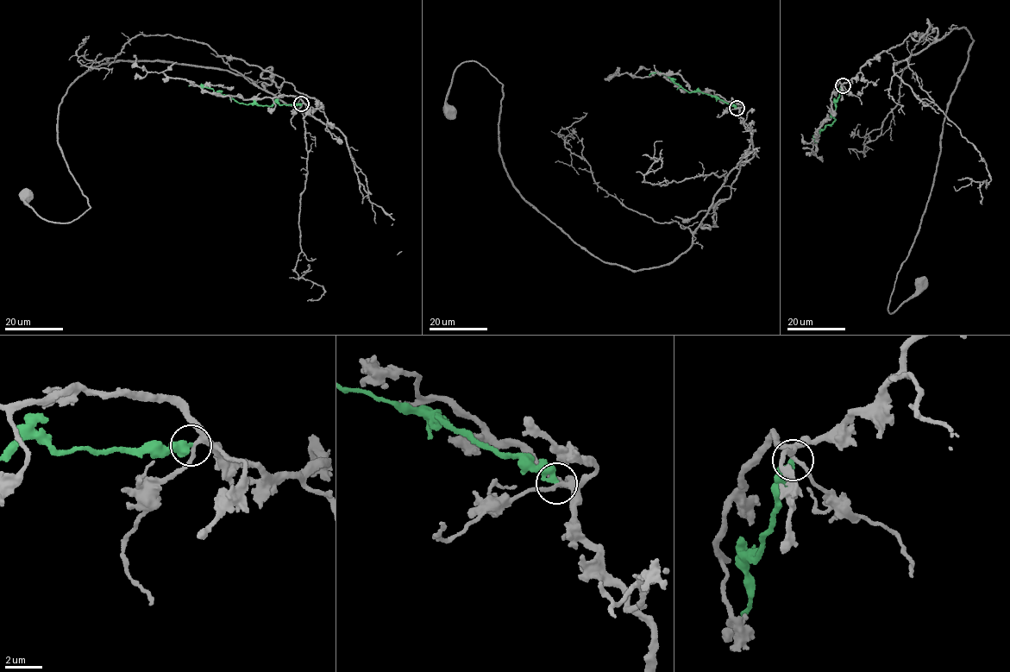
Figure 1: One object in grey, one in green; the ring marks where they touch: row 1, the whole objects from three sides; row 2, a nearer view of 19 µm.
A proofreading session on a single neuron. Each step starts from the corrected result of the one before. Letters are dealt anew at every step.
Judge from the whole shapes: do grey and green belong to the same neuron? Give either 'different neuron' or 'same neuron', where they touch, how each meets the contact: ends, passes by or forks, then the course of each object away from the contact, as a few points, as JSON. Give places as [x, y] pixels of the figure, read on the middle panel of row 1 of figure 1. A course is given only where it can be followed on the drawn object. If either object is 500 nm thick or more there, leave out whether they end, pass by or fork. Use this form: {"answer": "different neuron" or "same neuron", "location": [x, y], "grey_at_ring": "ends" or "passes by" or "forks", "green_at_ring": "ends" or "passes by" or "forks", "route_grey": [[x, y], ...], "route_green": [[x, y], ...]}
{"answer": "different neuron", "location": [737, 108], "grey_at_ring": "forks", "green_at_ring": "ends", "route_grey": [[737, 108], [752, 138], [717, 226], [632, 271], [517, 191], [502, 84], [479, 63], [455, 70], [451, 110]], "route_green": [[737, 108], [715, 97], [698, 91], [689, 92], [662, 73], [649, 75]]}

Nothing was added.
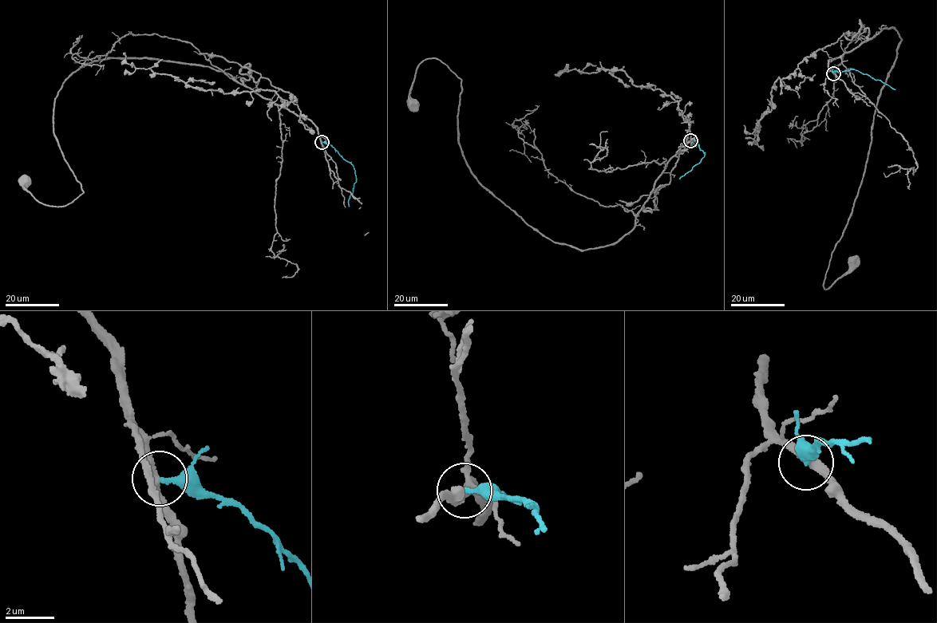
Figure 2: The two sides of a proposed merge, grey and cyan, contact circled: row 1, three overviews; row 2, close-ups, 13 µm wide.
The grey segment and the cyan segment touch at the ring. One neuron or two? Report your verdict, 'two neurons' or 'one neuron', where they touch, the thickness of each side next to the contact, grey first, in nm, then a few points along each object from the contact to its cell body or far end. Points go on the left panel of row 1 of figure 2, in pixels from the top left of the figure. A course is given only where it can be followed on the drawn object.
two neurons; at (322, 142); 280 nm thick on the grey side, 240 nm on the other; grey runs (322, 142), (315, 124), (227, 73), (108, 57), (56, 97), (53, 135), (83, 191), (45, 206), (25, 179); cyan runs (322, 141), (326, 141), (353, 166), (357, 179), (348, 206)

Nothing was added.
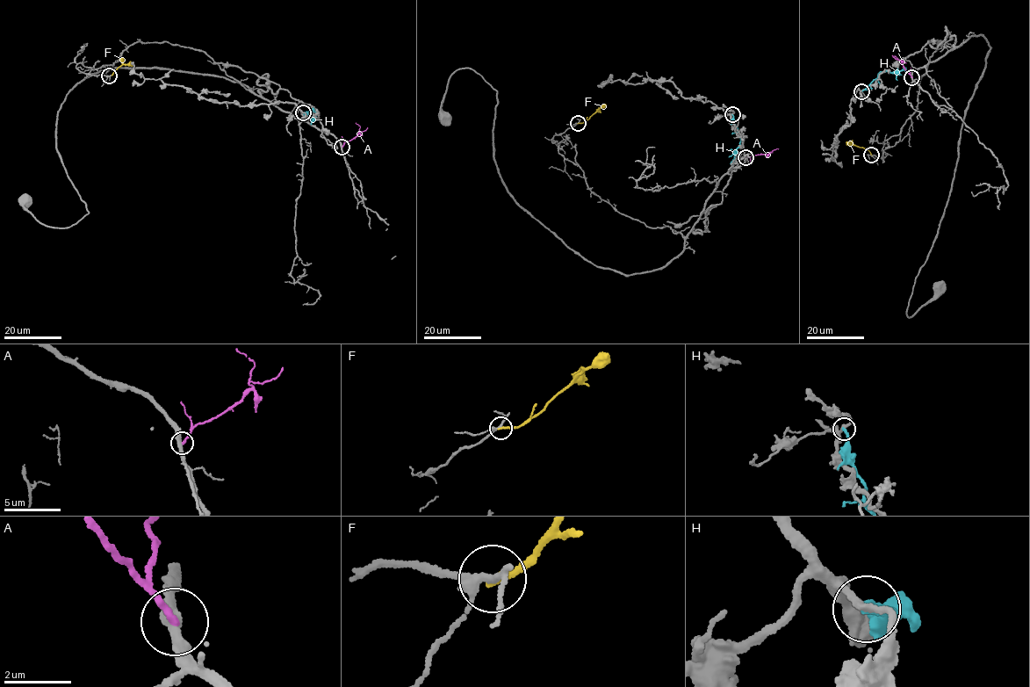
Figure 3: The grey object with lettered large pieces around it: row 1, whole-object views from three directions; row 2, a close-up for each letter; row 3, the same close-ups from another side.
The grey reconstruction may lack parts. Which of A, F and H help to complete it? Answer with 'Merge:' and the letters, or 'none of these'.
Merge: none of these

